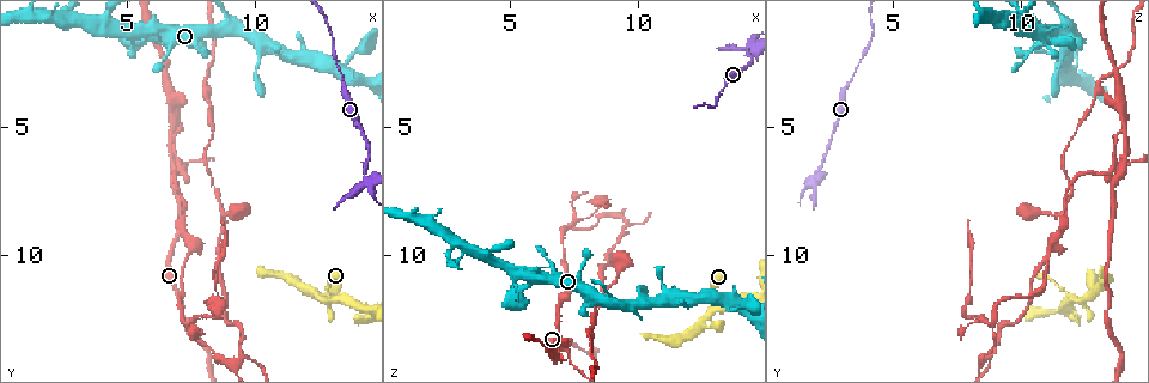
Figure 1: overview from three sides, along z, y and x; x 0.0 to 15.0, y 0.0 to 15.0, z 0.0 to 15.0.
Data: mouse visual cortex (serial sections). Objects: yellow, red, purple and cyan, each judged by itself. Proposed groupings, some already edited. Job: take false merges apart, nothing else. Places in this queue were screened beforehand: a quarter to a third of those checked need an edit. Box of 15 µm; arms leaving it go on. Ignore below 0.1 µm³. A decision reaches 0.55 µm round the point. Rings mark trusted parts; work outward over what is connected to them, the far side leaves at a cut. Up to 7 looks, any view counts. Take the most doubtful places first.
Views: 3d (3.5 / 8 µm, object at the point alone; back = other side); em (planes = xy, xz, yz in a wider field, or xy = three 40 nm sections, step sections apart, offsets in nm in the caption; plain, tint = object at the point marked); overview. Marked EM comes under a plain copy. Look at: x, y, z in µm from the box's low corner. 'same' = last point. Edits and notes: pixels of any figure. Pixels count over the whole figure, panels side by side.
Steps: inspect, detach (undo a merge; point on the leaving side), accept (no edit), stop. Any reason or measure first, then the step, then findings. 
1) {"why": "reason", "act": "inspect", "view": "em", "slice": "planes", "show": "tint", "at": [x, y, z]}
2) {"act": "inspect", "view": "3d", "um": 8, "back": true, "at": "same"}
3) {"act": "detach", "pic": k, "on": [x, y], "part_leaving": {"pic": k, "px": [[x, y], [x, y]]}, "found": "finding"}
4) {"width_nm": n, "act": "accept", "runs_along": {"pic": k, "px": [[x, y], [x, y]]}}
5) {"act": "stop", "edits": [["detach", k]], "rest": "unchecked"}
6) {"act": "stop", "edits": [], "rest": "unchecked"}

{"why": "sharp bend", "act": "inspect", "view": "3d", "um": 8, "at": [6.8, 4.8, 14.0]}

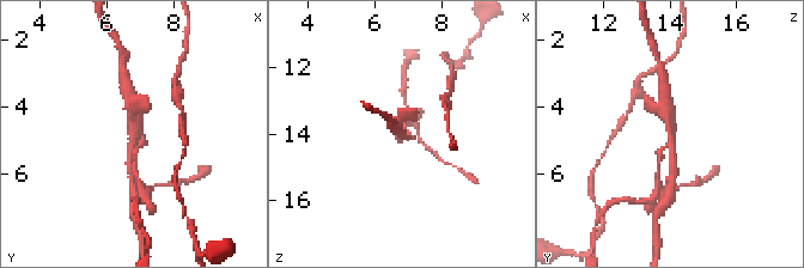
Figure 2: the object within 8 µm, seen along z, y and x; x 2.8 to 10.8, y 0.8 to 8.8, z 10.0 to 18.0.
{"why": "closer look", "act": "inspect", "view": "3d", "um": 3.5, "at": [6.8, 4.8, 14.0]}

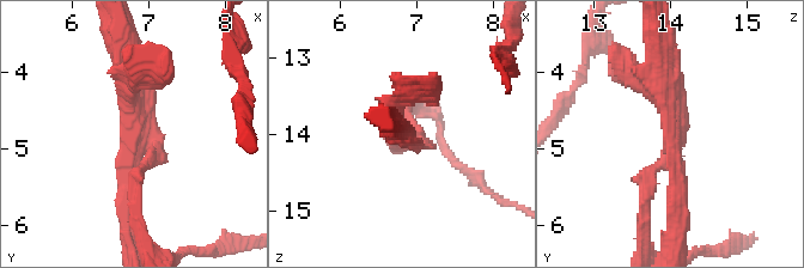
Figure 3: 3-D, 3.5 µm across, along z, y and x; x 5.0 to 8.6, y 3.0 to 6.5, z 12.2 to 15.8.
{"arms": 3, "act": "detach", "pic": 3, "on": [646, 171], "part_leaving": {"pic": 3, "px": [[147, 139], [154, 153], [133, 187], [140, 231]]}, "found": "a second cell is stuck on"}

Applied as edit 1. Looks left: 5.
{"why": "side arm on a straight run", "act": "inspect", "view": "3d", "um": 8, "at": [14.4, 7.1, 1.9]}

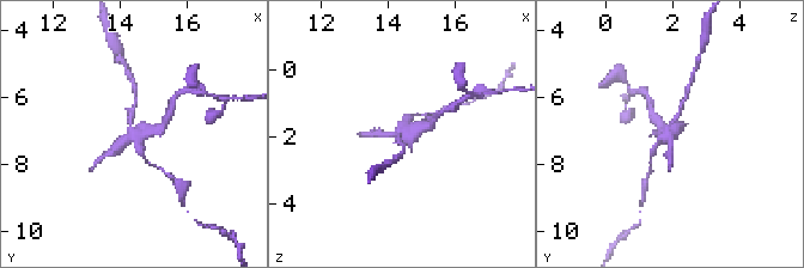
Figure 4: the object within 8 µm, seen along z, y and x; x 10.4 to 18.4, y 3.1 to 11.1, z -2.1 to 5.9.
{"why": "zoom in", "act": "inspect", "view": "3d", "um": 3.5, "at": [14.3, 7.1, 1.8]}

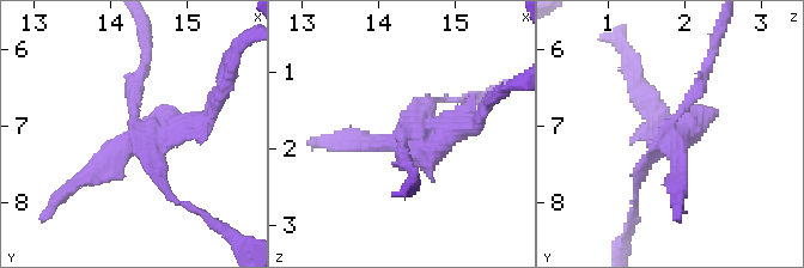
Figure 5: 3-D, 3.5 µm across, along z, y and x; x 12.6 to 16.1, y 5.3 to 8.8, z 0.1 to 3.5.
{"why": "shape alone is not enough", "act": "inspect", "view": "em", "slice": "xy", "step": 3, "show": "tint", "at": [14.30, 7.10, 1.85]}

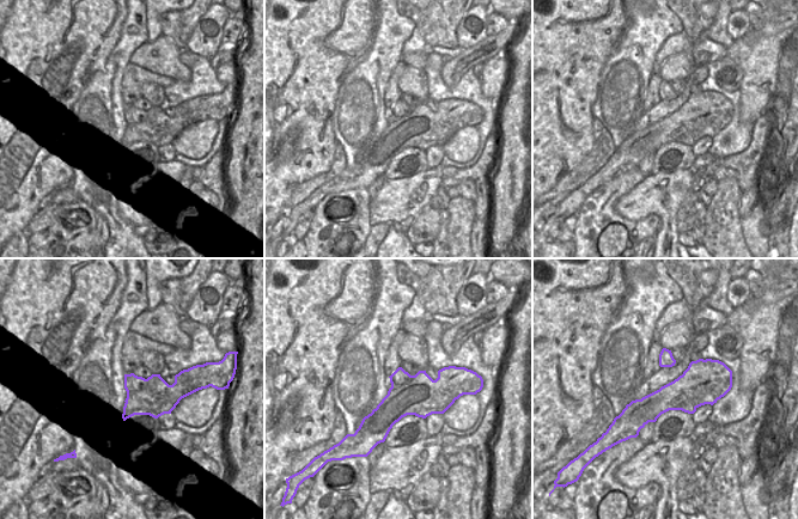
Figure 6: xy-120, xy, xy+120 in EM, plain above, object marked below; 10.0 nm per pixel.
{"act": "detach", "pic": 5, "on": [208, 127], "part_leaving": {"pic": 5, "px": [[393, 141], [316, 141]]}, "found": "two cells meet here"}

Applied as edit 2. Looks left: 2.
{"act": "inspect", "view": "3d", "um": 8, "at": [12.5, 11.7, 12.7]}

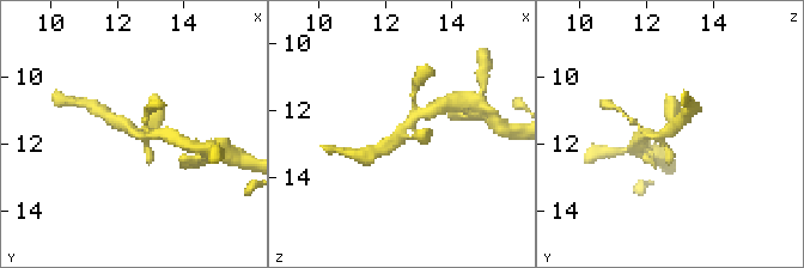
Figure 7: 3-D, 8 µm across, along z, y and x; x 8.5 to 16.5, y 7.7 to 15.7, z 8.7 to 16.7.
{"act": "inspect", "view": "em", "slice": "planes", "show": "tint", "at": [12.5, 11.6, 12.7]}

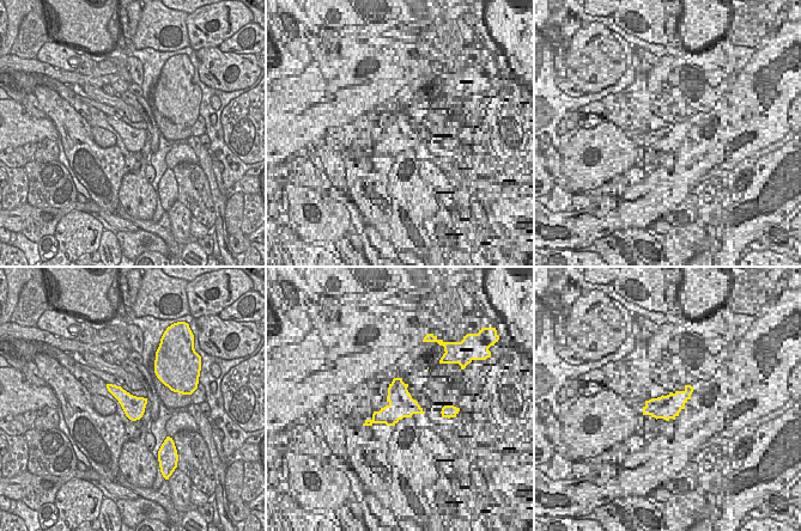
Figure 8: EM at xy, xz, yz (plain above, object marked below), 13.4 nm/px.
{"act": "accept", "runs_along": {"pic": 7, "px": [[416, 108], [402, 136], [376, 150]]}, "found": "all the same cell"}

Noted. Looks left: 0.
{"act": "stop", "edits": [["detach", 3], ["detach", 5]], "rest": "unchecked"}

